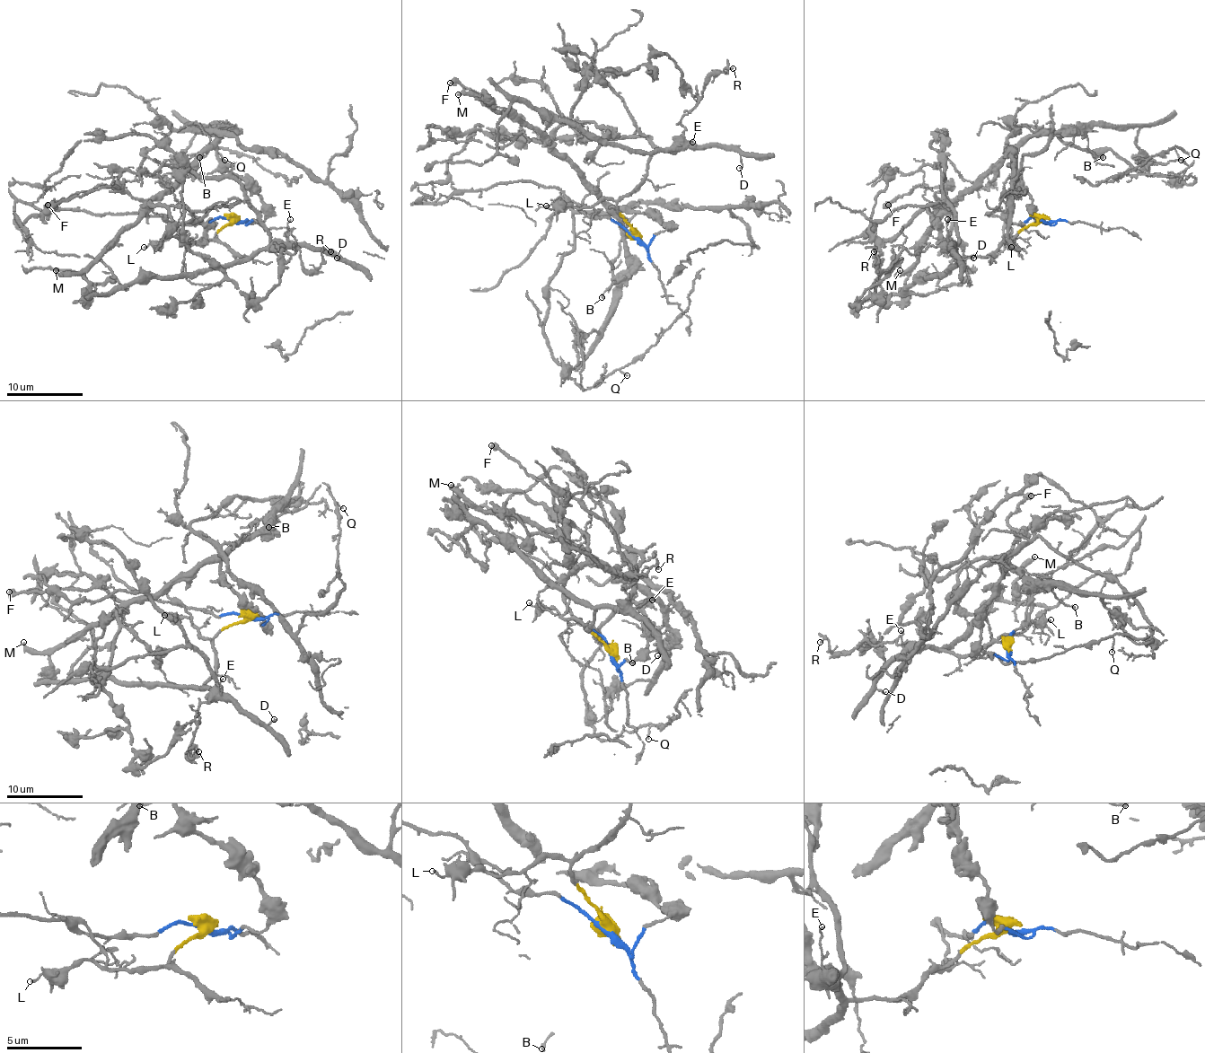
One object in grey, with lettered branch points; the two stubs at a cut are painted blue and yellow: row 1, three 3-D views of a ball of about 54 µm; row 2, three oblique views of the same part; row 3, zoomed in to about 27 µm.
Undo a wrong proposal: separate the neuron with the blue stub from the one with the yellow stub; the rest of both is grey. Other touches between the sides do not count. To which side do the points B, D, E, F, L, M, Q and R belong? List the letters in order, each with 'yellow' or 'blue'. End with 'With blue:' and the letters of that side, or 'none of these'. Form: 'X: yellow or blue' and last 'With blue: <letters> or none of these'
B: blue
D: yellow
E: yellow
F: blue
L: yellow
M: blue
Q: blue
R: yellow
With blue: B, F, M, Q

